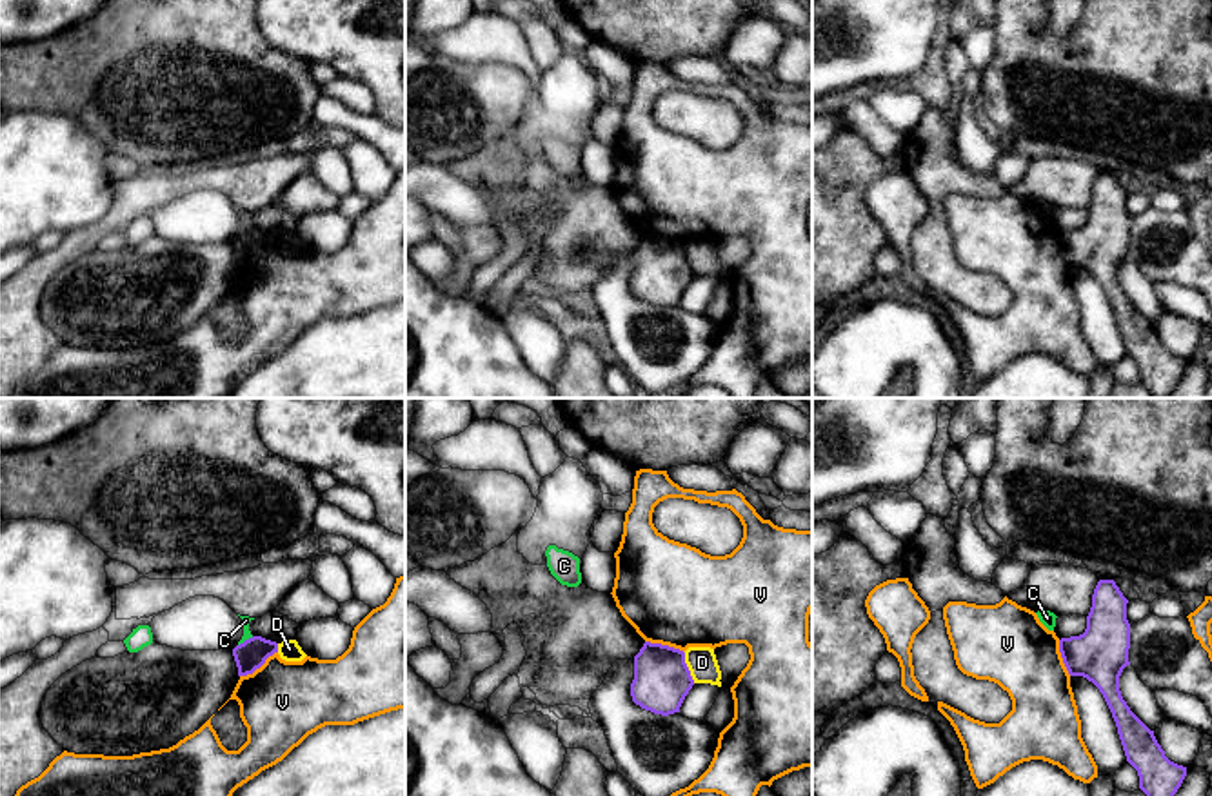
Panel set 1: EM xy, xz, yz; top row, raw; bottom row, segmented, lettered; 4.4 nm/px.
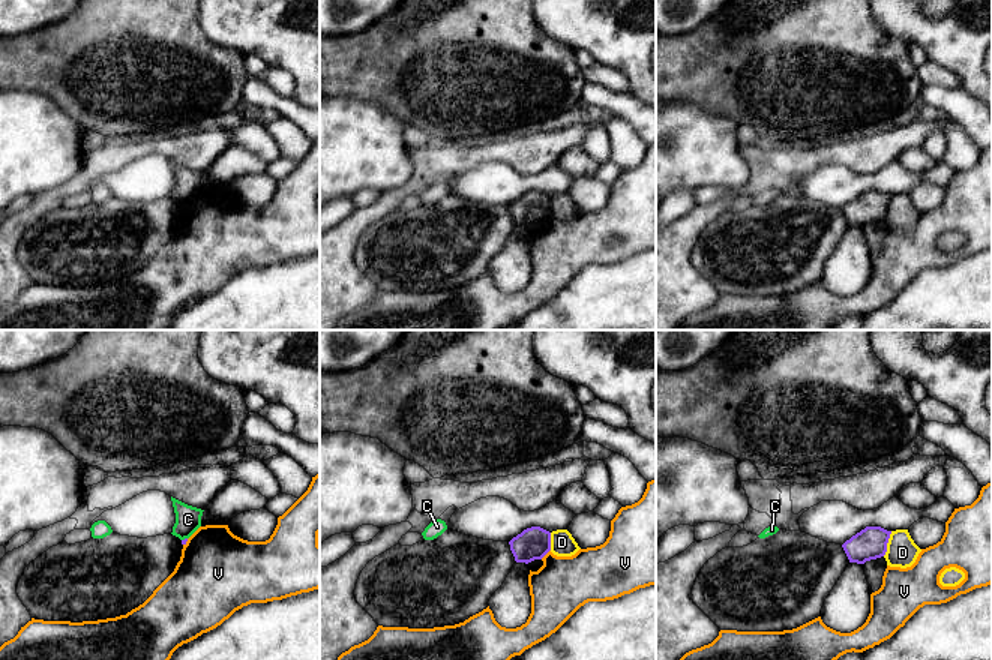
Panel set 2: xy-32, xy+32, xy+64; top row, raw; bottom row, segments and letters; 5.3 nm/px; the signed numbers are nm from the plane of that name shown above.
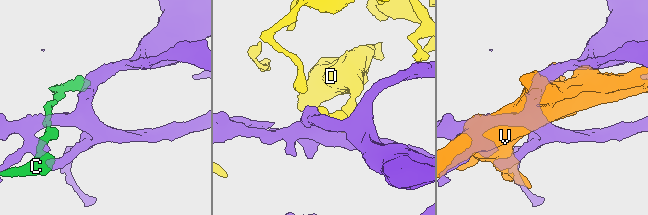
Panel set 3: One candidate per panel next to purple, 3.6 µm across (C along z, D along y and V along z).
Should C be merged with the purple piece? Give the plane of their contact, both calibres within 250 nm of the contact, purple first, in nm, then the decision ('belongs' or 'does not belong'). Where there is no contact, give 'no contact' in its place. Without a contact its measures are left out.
xy | 140/40 nm | does not belong

